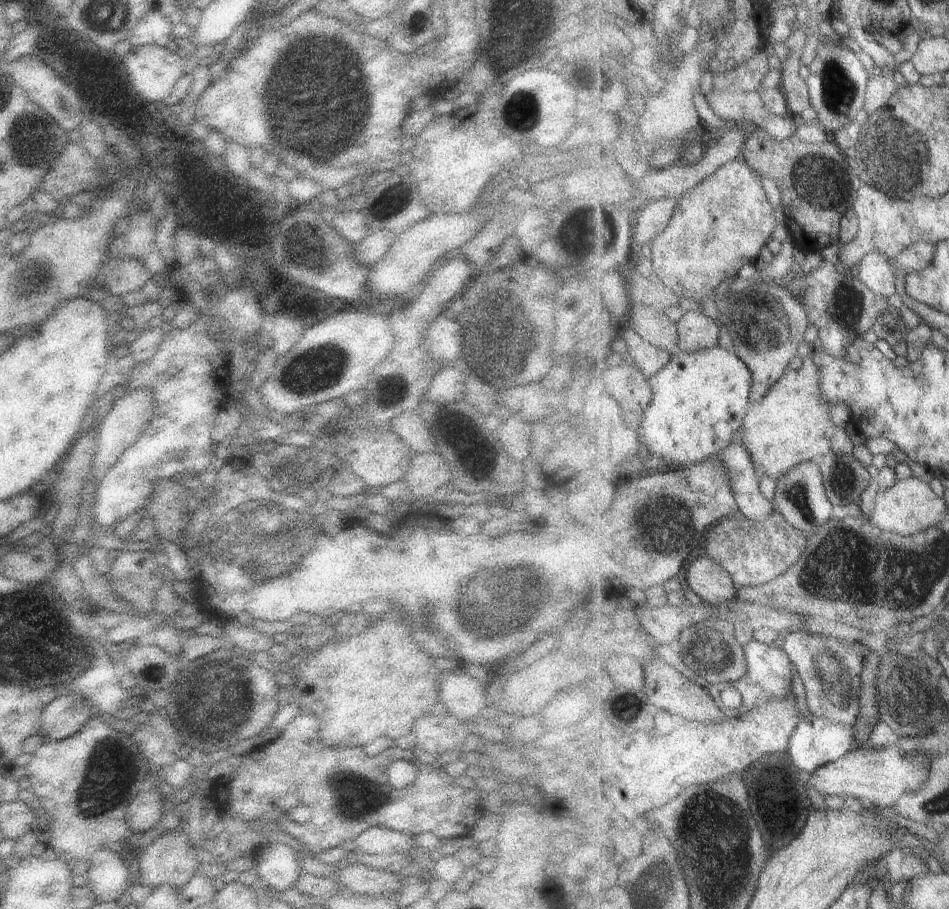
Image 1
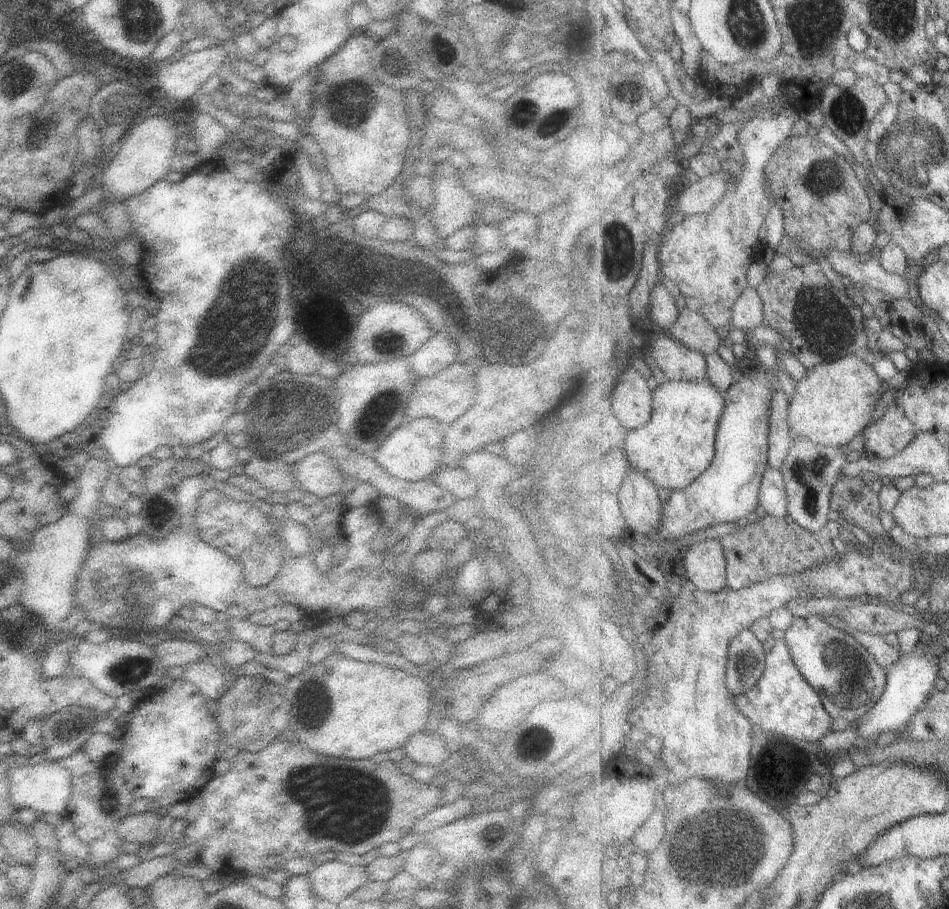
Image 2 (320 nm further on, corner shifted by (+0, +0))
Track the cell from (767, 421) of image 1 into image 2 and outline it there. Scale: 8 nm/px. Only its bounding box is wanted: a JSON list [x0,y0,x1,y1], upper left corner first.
[788,353,886,447]

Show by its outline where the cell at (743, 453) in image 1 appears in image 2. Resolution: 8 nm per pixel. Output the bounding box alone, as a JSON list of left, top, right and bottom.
[760,466,789,518]

